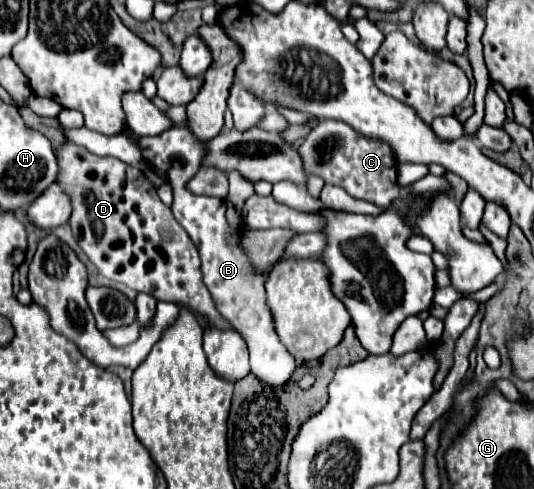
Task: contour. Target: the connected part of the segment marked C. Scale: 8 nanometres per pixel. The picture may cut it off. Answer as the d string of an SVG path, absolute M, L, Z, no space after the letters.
M321 120L299 146L305 172L321 176L327 184L343 188L349 196L373 202L381 208L391 206L401 196L397 184L397 162L393 148L385 140L367 138L339 120Z

